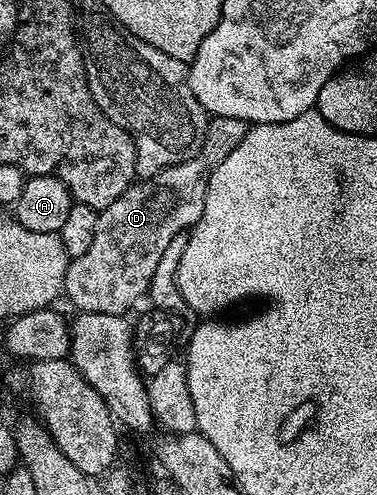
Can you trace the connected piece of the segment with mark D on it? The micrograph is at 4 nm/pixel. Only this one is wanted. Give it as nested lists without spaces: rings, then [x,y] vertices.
[[[213,116],[206,124],[204,145],[200,145],[196,157],[149,176],[148,182],[131,183],[127,191],[120,193],[120,197],[112,201],[112,205],[99,211],[96,237],[92,237],[88,253],[84,253],[84,257],[70,259],[66,269],[64,295],[65,298],[70,298],[71,305],[78,307],[79,312],[113,315],[126,315],[129,307],[136,306],[138,298],[141,295],[143,298],[149,292],[152,273],[156,273],[156,264],[160,261],[164,248],[172,241],[172,237],[189,232],[200,221],[204,213],[204,201],[208,197],[208,181],[216,165],[220,165],[220,161],[224,161],[224,157],[228,157],[228,153],[232,153],[232,149],[236,149],[240,141],[244,141],[247,130],[248,124],[236,117]]]

